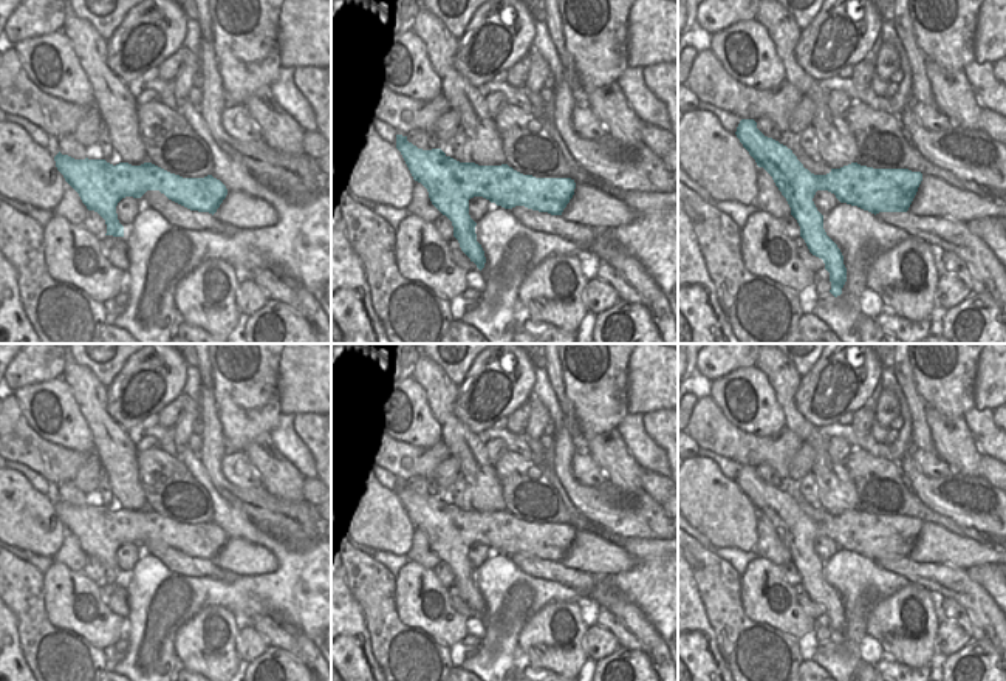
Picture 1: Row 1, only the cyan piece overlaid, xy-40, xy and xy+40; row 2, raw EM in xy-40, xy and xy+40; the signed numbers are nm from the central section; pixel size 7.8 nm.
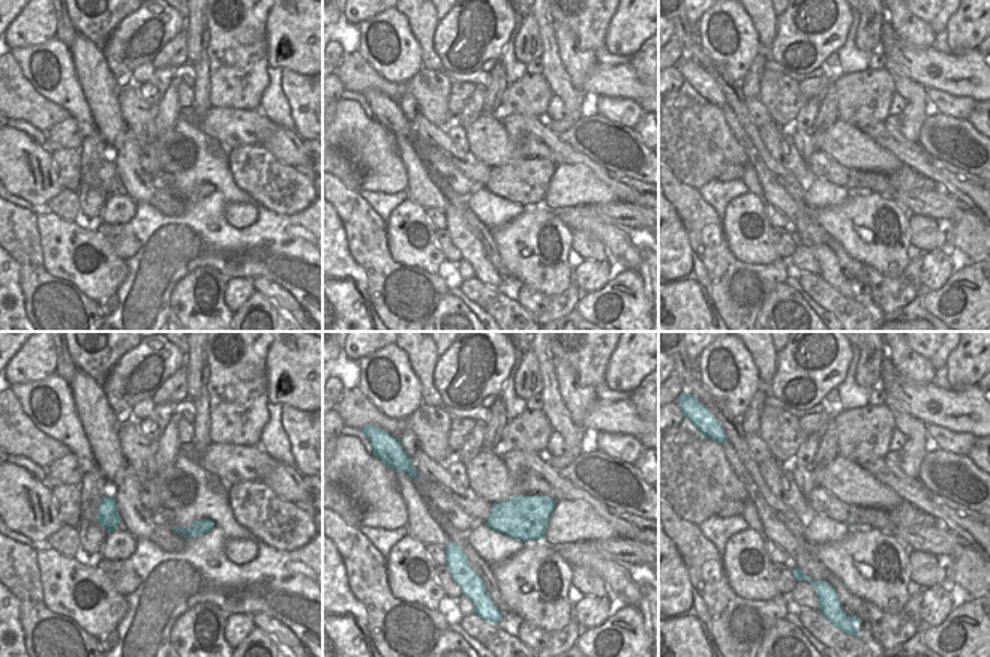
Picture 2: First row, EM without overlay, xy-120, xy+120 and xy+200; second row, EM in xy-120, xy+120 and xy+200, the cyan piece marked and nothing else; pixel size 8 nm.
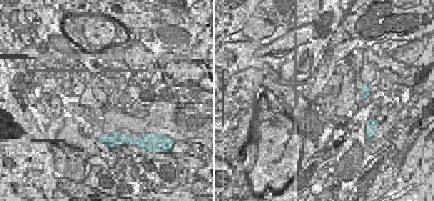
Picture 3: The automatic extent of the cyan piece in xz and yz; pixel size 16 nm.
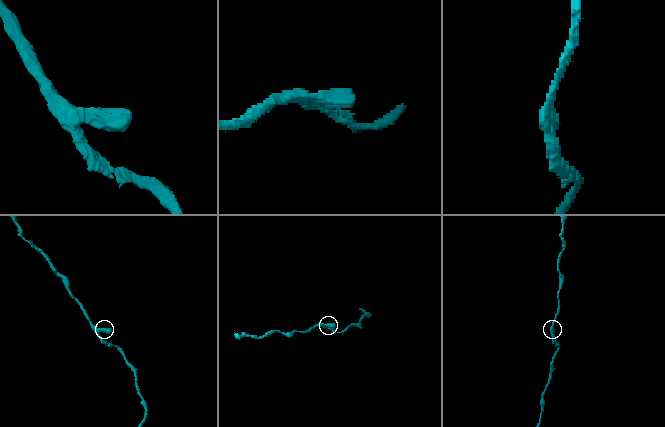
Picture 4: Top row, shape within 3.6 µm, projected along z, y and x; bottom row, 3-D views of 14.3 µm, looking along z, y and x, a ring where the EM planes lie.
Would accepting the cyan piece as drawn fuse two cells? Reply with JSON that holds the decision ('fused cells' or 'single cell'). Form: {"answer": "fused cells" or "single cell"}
{"answer": "single cell"}

